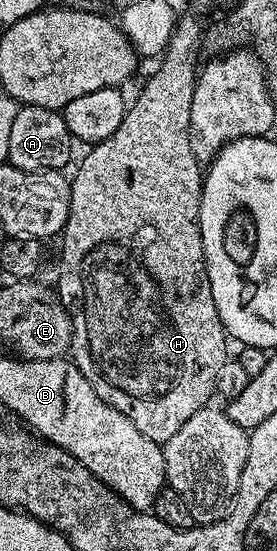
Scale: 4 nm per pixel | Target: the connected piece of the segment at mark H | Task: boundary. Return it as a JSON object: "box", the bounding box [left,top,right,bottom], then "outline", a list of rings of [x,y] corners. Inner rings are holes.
{"box":[56,16,228,445],"outline":[[[186,16],[183,20],[181,17],[175,23],[168,46],[157,61],[158,69],[147,78],[146,85],[138,92],[138,97],[132,100],[127,107],[120,126],[116,126],[113,134],[87,151],[90,153],[83,158],[78,173],[72,176],[70,209],[66,224],[60,233],[62,261],[58,264],[56,291],[74,327],[74,337],[70,343],[72,362],[78,367],[80,374],[84,374],[88,382],[92,382],[92,390],[96,390],[96,394],[100,394],[100,398],[104,398],[108,406],[120,410],[120,414],[124,414],[124,418],[128,418],[128,422],[132,422],[132,426],[136,426],[136,430],[140,430],[144,438],[152,438],[152,442],[160,445],[165,444],[168,438],[172,438],[172,434],[176,434],[176,430],[180,430],[180,426],[184,426],[184,422],[188,422],[192,414],[196,414],[201,408],[211,403],[210,396],[215,395],[220,366],[223,366],[228,359],[226,328],[220,322],[220,314],[212,298],[212,286],[206,269],[204,242],[200,234],[200,198],[202,197],[204,168],[198,163],[196,154],[192,154],[192,142],[190,141],[190,103],[194,93],[196,71],[200,66],[198,44],[200,48],[203,36],[204,24],[202,28],[201,22],[194,16]]]}

